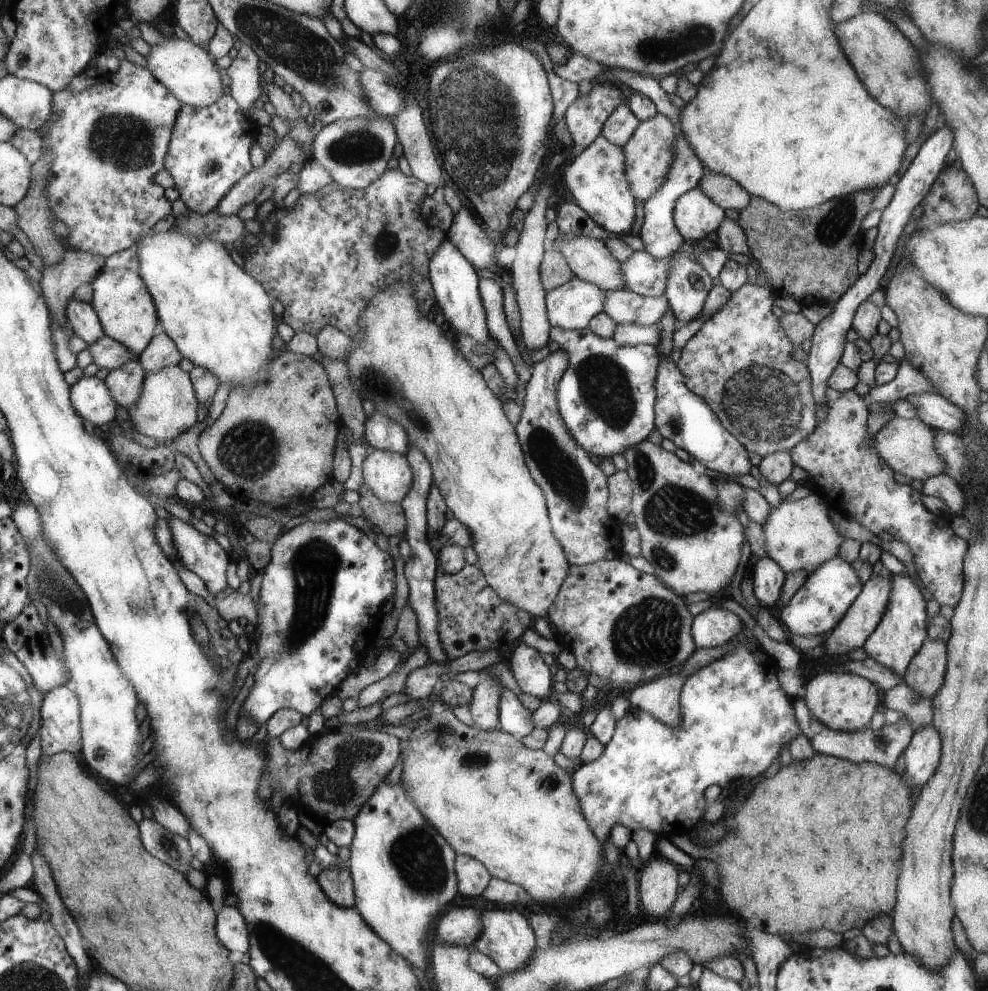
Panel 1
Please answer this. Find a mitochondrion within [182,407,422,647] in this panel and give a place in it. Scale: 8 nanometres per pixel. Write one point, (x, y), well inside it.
(249, 450)

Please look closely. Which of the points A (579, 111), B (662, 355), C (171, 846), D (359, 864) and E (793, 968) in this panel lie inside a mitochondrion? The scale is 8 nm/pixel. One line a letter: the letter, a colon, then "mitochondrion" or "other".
A: other
B: other
C: mitochondrion
D: other
E: other

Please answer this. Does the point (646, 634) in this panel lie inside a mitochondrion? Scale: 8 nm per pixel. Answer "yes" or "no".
yes

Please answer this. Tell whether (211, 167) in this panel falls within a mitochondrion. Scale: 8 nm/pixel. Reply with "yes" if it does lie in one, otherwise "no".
yes

